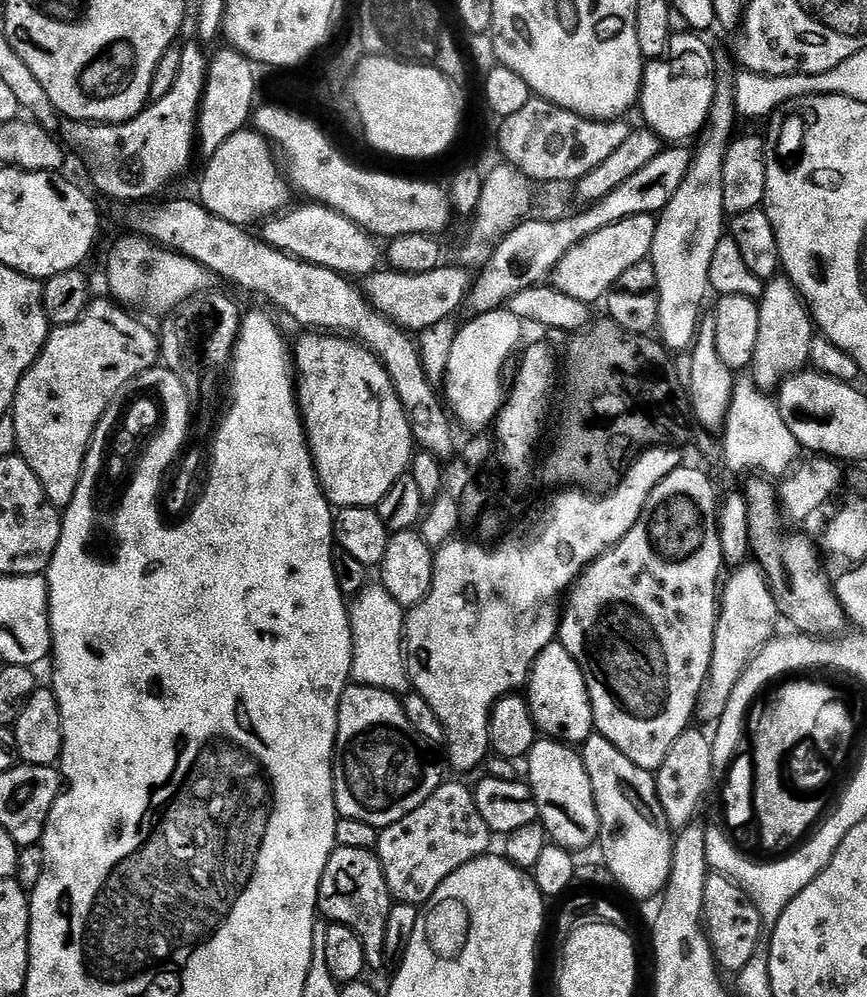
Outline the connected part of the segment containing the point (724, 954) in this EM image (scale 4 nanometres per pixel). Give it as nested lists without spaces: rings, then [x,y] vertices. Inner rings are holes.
[[[709,874],[706,878],[703,926],[707,931],[714,960],[729,974],[740,972],[742,966],[754,958],[756,948],[762,943],[762,925],[754,902],[728,876]]]

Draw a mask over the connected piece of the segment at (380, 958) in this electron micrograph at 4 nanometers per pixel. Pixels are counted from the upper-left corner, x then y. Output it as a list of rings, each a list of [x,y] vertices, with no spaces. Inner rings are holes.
[[[337,847],[326,862],[326,870],[322,874],[318,912],[325,921],[345,924],[358,934],[369,965],[385,963],[386,922],[390,918],[393,903],[375,851]]]

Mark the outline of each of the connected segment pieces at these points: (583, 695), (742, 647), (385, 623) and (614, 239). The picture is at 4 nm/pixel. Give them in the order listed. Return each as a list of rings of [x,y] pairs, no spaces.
[[[562,646],[545,648],[543,656],[536,659],[534,678],[529,679],[526,685],[526,699],[528,708],[534,713],[536,727],[545,737],[558,740],[569,746],[583,746],[594,734],[592,723],[592,703],[590,694],[584,686],[582,670],[574,662],[574,658]]]
[[[755,562],[741,564],[731,575],[729,580],[727,577],[718,600],[712,661],[706,687],[700,692],[696,703],[695,719],[701,720],[701,725],[712,726],[720,721],[726,710],[726,702],[730,702],[730,694],[738,684],[738,678],[742,676],[748,663],[777,635],[776,620],[781,619],[776,600],[772,596],[772,587]]]
[[[383,586],[365,587],[350,604],[352,617],[352,680],[371,688],[404,694],[409,691],[408,661],[404,647],[406,609]]]
[[[632,215],[603,227],[582,243],[575,244],[551,271],[551,287],[589,305],[595,304],[599,299],[601,301],[615,287],[618,278],[626,270],[651,255],[656,221],[656,216]]]

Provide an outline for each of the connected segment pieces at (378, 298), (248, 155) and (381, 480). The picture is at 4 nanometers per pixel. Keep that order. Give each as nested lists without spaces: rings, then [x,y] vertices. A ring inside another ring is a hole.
[[[439,266],[428,273],[404,273],[377,270],[363,277],[362,291],[368,303],[409,334],[419,334],[427,327],[455,317],[460,303],[465,303],[470,292],[470,276],[463,267]]]
[[[255,130],[236,132],[230,138],[226,138],[226,142],[222,142],[217,152],[207,157],[208,165],[204,168],[204,177],[200,180],[200,193],[198,193],[200,203],[218,218],[226,218],[226,222],[234,222],[241,226],[253,226],[252,224],[256,223],[259,225],[283,213],[289,207],[288,188],[290,189],[290,184],[285,173],[284,176],[280,173],[280,168],[276,165],[275,158],[272,157],[272,151],[274,151],[273,145]]]
[[[312,330],[294,344],[294,376],[298,381],[298,403],[300,414],[304,422],[304,431],[308,437],[308,448],[312,451],[312,461],[316,467],[316,477],[320,480],[320,487],[324,490],[324,495],[328,497],[329,504],[337,509],[341,508],[376,508],[382,498],[411,469],[412,458],[414,455],[414,441],[412,439],[412,427],[408,421],[406,410],[398,398],[398,394],[392,385],[390,374],[384,369],[384,364],[376,357],[376,353],[364,347],[363,344],[355,339],[349,338],[344,334],[325,334],[320,330]]]

